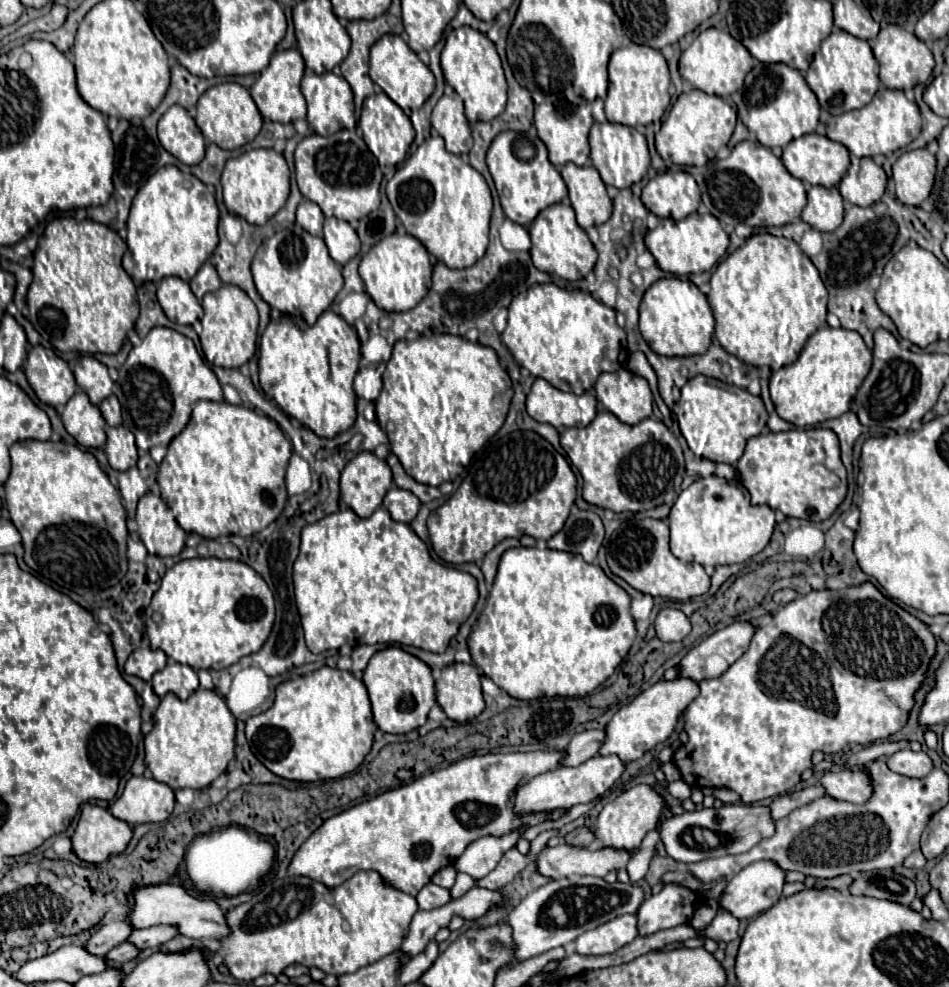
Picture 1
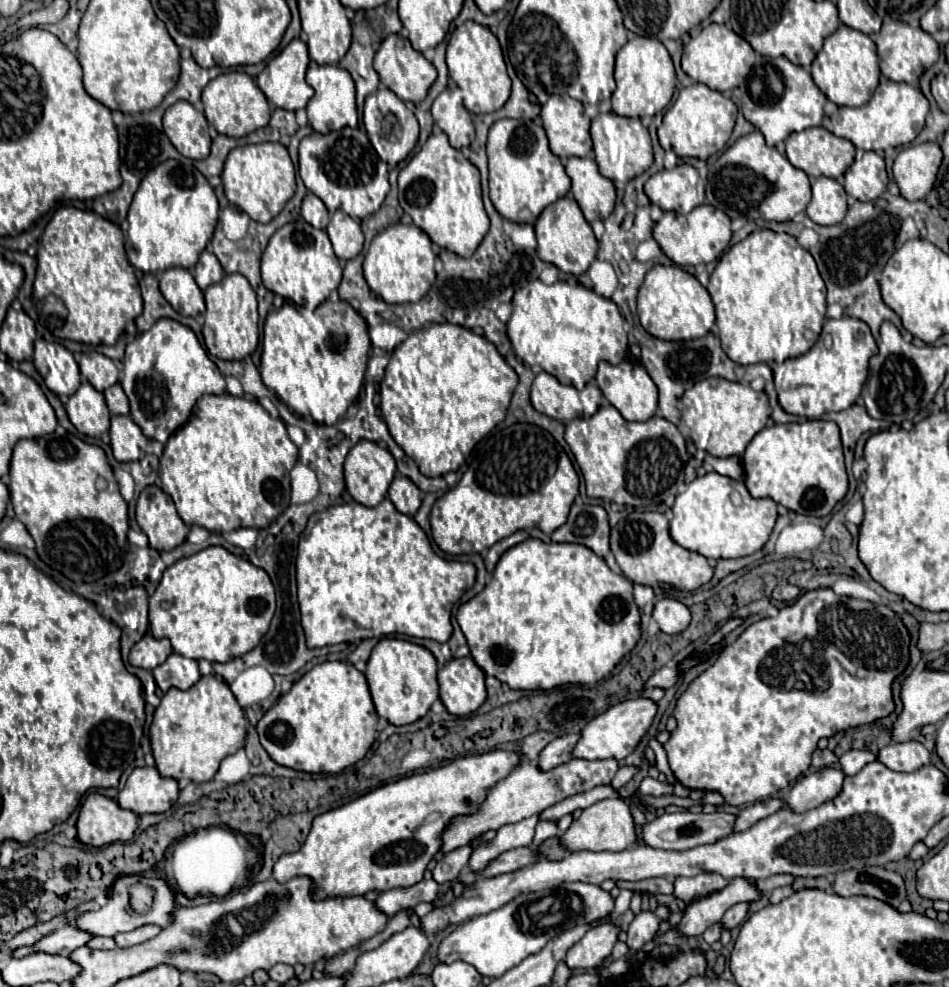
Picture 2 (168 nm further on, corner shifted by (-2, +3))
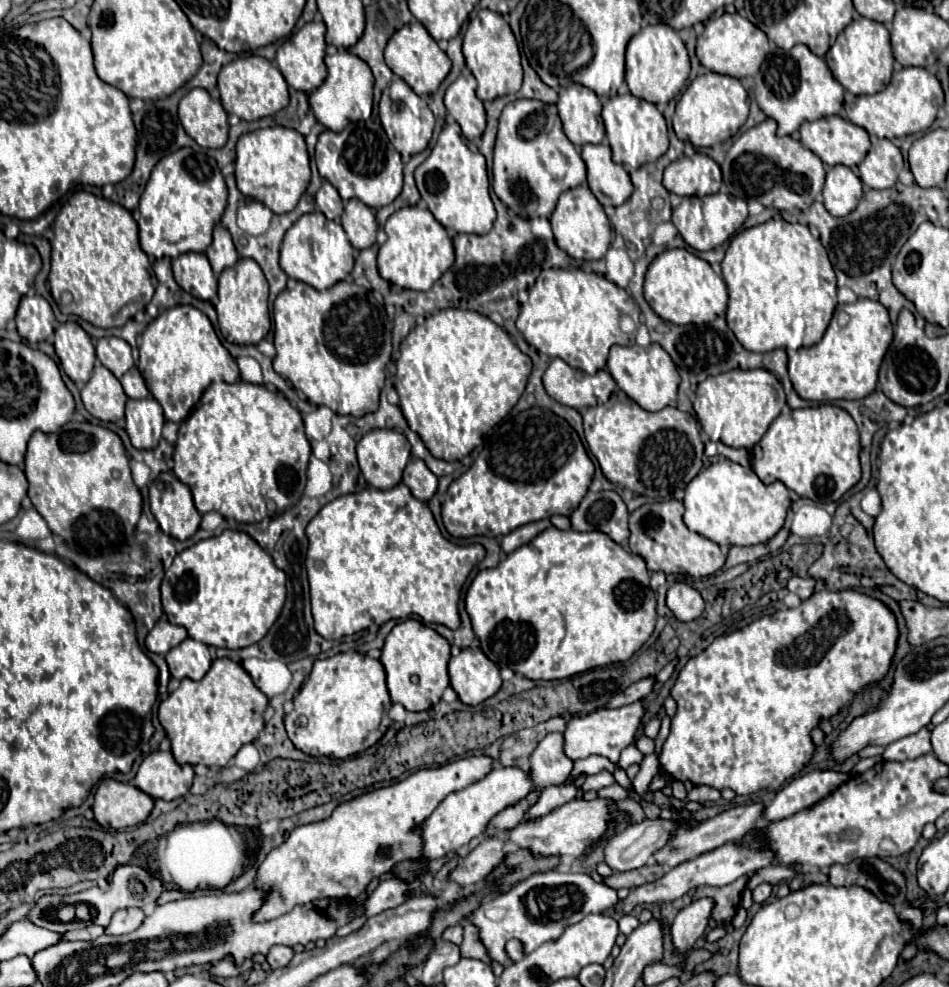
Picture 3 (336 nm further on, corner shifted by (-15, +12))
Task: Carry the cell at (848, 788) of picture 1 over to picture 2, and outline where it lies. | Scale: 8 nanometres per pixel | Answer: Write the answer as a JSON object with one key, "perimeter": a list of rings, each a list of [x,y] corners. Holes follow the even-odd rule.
{"perimeter":[[[825,767],[815,773],[803,775],[785,795],[783,803],[793,813],[805,813],[807,809],[815,809],[821,803],[831,801],[839,793],[843,779],[843,771],[833,767]]]}

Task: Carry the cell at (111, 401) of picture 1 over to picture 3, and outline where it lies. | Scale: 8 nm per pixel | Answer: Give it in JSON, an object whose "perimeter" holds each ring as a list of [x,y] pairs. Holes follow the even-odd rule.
{"perimeter":[[[130,368],[130,370],[120,378],[120,382],[122,382],[122,388],[124,388],[124,392],[126,392],[128,398],[138,400],[138,398],[148,398],[148,396],[150,396],[150,392],[148,392],[148,388],[146,388],[146,384],[144,384],[144,378],[140,376],[138,368]]]}

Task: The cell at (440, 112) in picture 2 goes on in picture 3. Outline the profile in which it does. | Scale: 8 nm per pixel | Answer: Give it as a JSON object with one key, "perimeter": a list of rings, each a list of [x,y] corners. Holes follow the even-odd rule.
{"perimeter":[[[464,68],[458,80],[448,86],[444,104],[468,140],[482,136],[486,128],[486,112],[482,100],[476,96],[476,78],[468,68]]]}

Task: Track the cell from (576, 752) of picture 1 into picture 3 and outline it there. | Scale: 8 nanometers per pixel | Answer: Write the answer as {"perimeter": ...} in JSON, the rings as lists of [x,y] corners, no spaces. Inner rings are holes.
{"perimeter":[[[548,734],[530,756],[532,780],[538,788],[562,784],[572,770],[572,760],[564,752],[564,736]]]}

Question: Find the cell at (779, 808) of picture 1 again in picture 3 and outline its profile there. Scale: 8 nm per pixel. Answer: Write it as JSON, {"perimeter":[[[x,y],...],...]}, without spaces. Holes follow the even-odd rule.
{"perimeter":[[[752,802],[752,804],[744,804],[744,806],[734,806],[730,810],[724,810],[722,814],[714,816],[714,818],[708,818],[704,822],[700,822],[696,828],[692,830],[676,830],[676,834],[672,836],[672,840],[654,854],[656,862],[660,864],[668,864],[668,866],[678,866],[680,862],[684,860],[690,860],[698,854],[704,854],[704,852],[710,852],[726,842],[734,842],[734,840],[740,840],[744,838],[752,828],[756,828],[760,822],[762,822],[762,816],[764,816],[764,804],[760,802]]]}

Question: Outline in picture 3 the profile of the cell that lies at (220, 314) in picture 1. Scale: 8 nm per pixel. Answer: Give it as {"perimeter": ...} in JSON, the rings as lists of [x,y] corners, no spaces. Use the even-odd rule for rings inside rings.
{"perimeter":[[[242,258],[218,276],[218,304],[214,308],[222,336],[232,344],[258,344],[270,332],[268,282],[254,260]]]}

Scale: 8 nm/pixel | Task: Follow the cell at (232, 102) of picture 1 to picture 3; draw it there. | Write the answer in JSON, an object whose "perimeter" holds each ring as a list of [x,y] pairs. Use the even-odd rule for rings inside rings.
{"perimeter":[[[244,56],[226,64],[218,74],[218,90],[224,110],[246,122],[274,116],[288,106],[288,84],[284,76],[280,74],[276,64],[260,56]]]}

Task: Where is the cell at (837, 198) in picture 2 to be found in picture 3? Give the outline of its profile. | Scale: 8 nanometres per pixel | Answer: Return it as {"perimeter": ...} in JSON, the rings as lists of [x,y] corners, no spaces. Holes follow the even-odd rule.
{"perimeter":[[[832,166],[826,174],[822,196],[832,216],[848,216],[862,198],[862,182],[848,166]]]}

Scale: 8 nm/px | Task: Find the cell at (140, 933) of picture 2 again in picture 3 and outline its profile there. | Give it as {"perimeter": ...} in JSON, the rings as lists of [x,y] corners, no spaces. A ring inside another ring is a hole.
{"perimeter":[[[126,908],[116,912],[116,916],[112,916],[112,924],[108,924],[106,932],[112,936],[120,936],[120,934],[130,934],[134,930],[138,930],[144,922],[144,912],[140,908]]]}

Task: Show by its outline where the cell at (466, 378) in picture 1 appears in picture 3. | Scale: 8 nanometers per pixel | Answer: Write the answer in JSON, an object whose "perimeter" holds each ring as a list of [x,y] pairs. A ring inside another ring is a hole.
{"perimeter":[[[446,308],[430,314],[424,324],[414,326],[400,346],[400,358],[396,362],[396,392],[400,396],[400,410],[408,426],[422,438],[424,446],[434,458],[454,462],[468,456],[502,418],[516,406],[522,396],[528,376],[532,372],[532,360],[518,350],[504,328],[496,326],[490,318],[460,308]]]}

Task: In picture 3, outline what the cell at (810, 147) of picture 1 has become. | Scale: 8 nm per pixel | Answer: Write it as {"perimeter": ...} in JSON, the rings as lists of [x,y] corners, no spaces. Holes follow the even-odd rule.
{"perimeter":[[[828,116],[828,118],[814,120],[814,122],[804,122],[800,126],[800,142],[808,150],[812,150],[824,164],[828,164],[828,166],[842,164],[842,166],[850,166],[850,168],[858,166],[870,148],[868,132],[864,132],[864,128],[844,120],[840,116]]]}

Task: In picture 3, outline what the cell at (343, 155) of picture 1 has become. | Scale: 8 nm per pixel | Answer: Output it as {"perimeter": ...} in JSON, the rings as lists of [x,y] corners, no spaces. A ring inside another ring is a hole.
{"perimeter":[[[366,122],[348,124],[342,132],[324,130],[318,136],[314,160],[318,172],[324,180],[328,180],[342,196],[344,202],[350,198],[362,200],[370,208],[382,208],[392,204],[392,200],[402,190],[402,160],[396,148],[392,148],[390,140],[382,126],[368,126]]]}

